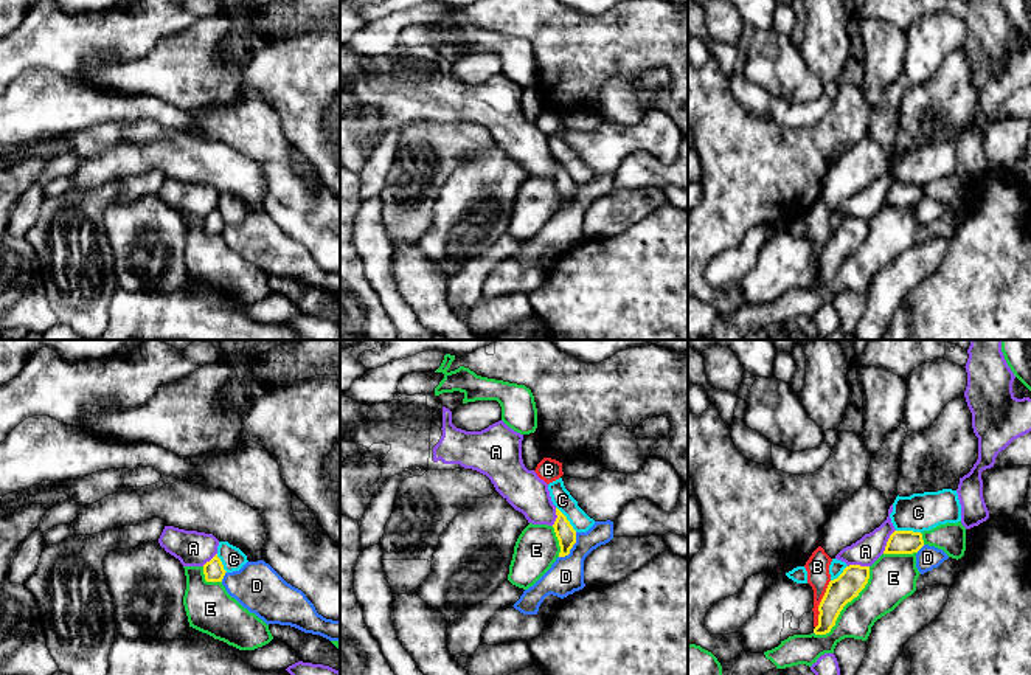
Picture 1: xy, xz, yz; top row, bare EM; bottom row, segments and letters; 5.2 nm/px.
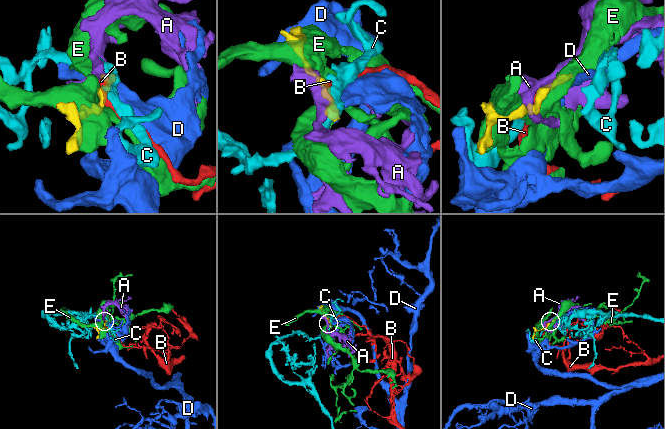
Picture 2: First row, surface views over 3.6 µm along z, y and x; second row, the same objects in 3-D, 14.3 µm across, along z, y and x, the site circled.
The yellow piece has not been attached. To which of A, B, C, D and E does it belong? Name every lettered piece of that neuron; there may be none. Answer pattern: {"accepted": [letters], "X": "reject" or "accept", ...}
{"accepted": ["A"], "A": "accept", "B": "reject", "C": "reject", "D": "reject", "E": "reject"}

